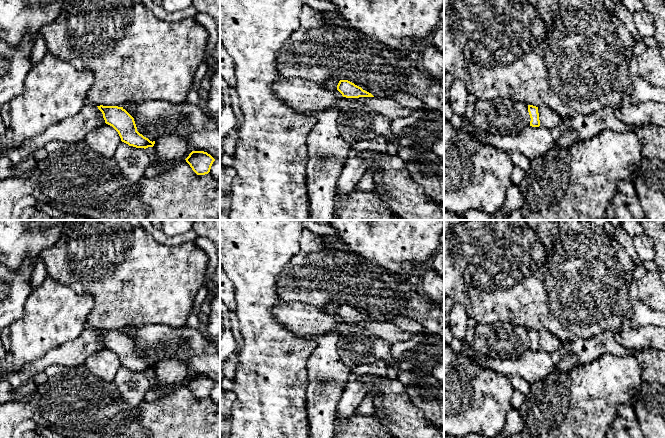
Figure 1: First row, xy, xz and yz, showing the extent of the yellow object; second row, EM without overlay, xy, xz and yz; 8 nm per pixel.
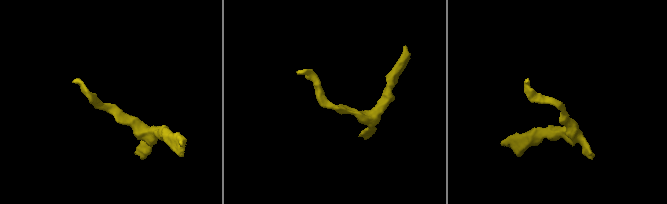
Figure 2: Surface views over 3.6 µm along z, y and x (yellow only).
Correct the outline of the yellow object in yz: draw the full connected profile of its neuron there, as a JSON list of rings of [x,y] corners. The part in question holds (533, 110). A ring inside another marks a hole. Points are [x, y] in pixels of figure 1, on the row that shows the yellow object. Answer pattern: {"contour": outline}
{"contour": [[[528,105],[528,112],[531,118],[530,126],[539,127],[540,120],[539,120],[538,107],[533,106],[533,105]]]}

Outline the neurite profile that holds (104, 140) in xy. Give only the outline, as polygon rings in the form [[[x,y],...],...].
[[[105,124],[89,132],[85,136],[84,141],[95,152],[111,158],[114,157],[121,138],[112,126]]]

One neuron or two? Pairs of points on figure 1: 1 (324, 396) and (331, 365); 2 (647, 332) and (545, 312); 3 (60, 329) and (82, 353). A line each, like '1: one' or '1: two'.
1: one
2: two
3: two

